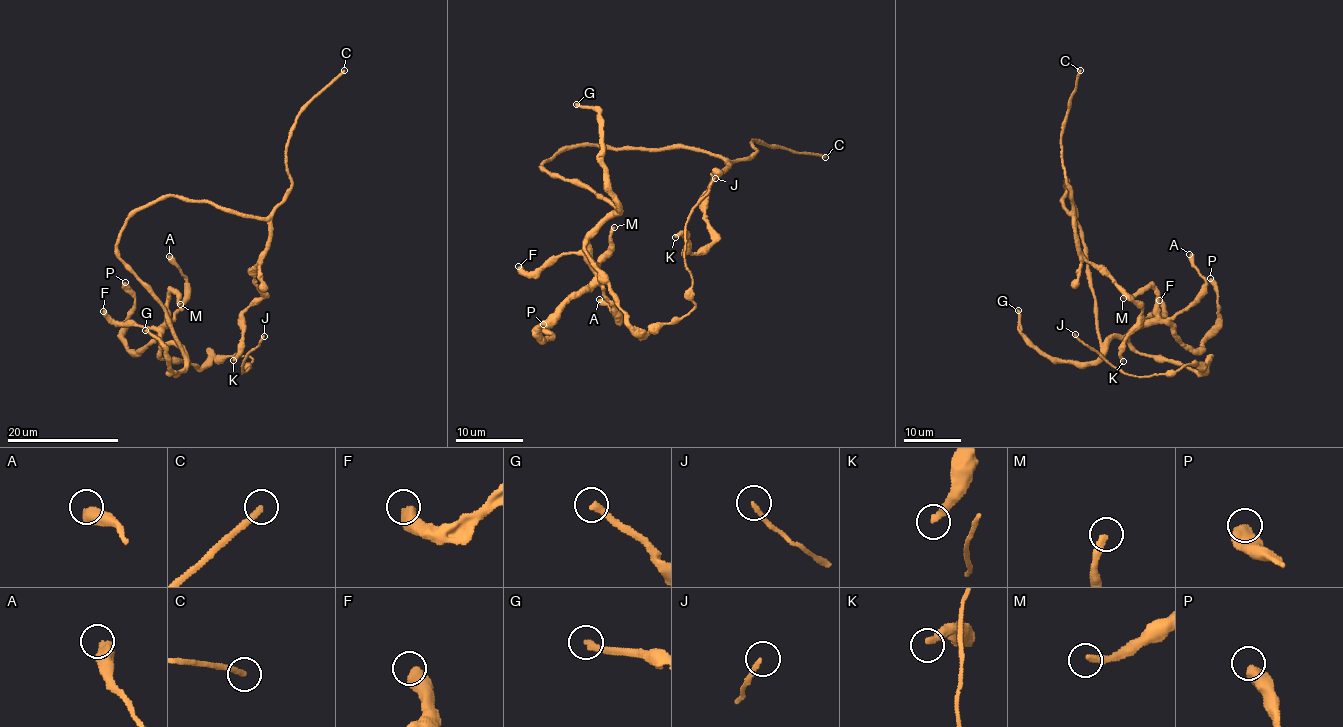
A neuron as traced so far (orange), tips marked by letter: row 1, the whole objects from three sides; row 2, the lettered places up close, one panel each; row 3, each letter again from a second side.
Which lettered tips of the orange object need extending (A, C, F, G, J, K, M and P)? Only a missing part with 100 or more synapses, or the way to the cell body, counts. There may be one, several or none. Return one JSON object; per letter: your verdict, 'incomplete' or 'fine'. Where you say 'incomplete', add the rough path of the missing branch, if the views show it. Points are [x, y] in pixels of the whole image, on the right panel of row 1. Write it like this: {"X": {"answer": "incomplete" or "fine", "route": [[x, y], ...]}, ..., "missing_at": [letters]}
{"A": {"answer": "fine"}, "C": {"answer": "incomplete", "route": [[1080, 70], [1291, 13], [1026, 26], [978, 88], [957, 226], [995, 339], [1057, 347], [1063, 238], [1031, 243]]}, "F": {"answer": "fine"}, "G": {"answer": "fine"}, "J": {"answer": "fine"}, "K": {"answer": "fine"}, "M": {"answer": "fine"}, "P": {"answer": "fine"}, "missing_at": ["C"]}

